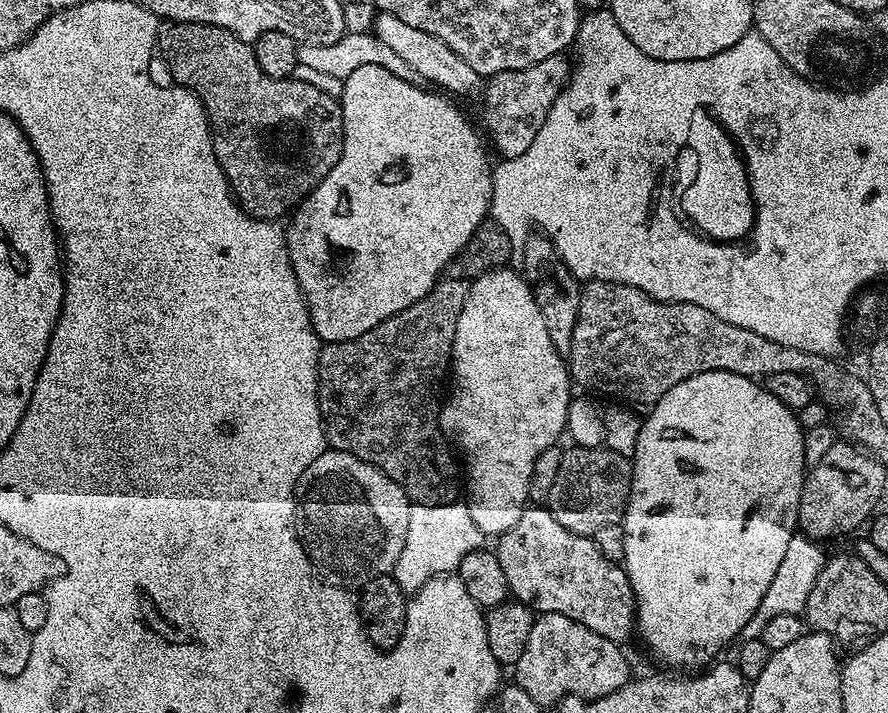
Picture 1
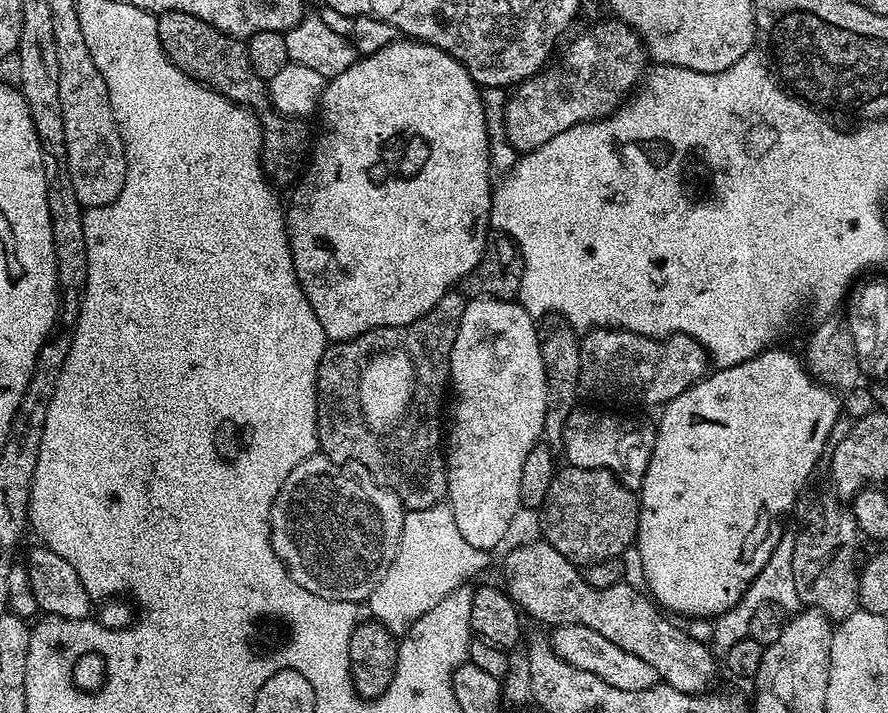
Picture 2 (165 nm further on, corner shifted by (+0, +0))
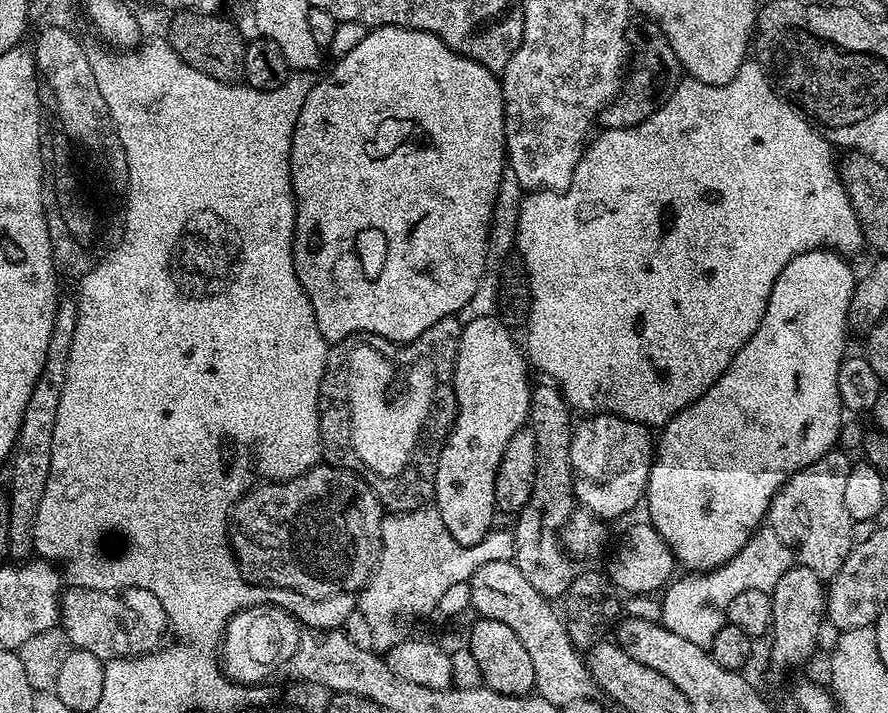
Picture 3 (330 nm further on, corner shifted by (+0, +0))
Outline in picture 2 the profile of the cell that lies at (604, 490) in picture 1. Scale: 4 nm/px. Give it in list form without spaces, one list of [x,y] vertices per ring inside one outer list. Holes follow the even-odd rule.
[[[568,464],[552,477],[538,515],[541,539],[554,546],[554,550],[558,550],[572,564],[587,566],[594,561],[621,557],[623,551],[635,543],[637,522],[640,520],[639,497],[605,468],[588,469]]]

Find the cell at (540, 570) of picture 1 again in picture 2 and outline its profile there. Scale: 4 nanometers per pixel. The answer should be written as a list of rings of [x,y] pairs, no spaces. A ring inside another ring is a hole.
[[[541,538],[535,540],[533,544],[520,544],[517,548],[510,549],[508,557],[504,560],[504,576],[508,579],[506,591],[525,617],[533,616],[534,619],[548,624],[547,626],[558,624],[590,626],[590,630],[598,630],[602,638],[610,638],[614,646],[622,646],[622,650],[627,650],[629,654],[642,658],[642,662],[654,666],[657,677],[674,690],[704,694],[713,687],[712,679],[716,676],[718,660],[710,651],[709,645],[695,641],[688,636],[683,627],[675,628],[667,620],[669,617],[641,589],[623,582],[605,588],[590,586],[577,565],[568,561],[558,550],[554,550],[554,546],[547,541]]]

